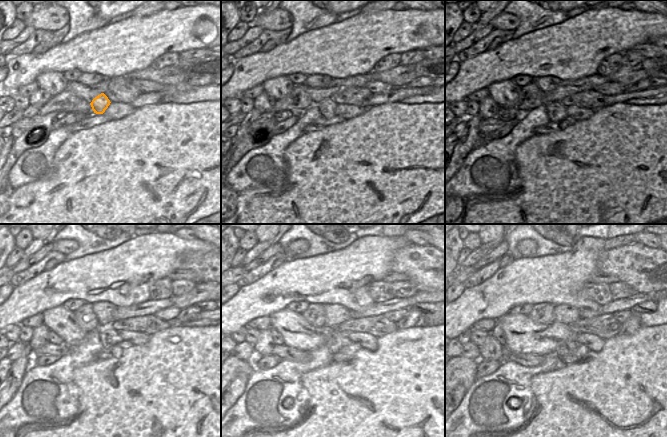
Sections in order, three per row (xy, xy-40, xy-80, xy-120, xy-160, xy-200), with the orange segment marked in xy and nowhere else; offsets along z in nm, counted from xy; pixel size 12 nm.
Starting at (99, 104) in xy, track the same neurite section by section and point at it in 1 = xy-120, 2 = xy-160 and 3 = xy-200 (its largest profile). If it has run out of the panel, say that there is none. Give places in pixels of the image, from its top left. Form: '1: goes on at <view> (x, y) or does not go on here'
1: goes on at xy-120 (109, 337)
2: goes on at xy-160 (337, 339)
3: goes on at xy-200 (563, 349)

